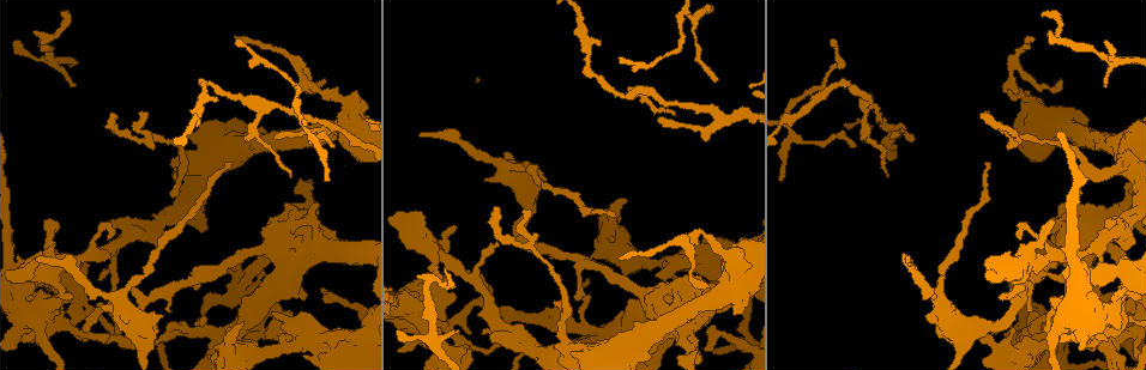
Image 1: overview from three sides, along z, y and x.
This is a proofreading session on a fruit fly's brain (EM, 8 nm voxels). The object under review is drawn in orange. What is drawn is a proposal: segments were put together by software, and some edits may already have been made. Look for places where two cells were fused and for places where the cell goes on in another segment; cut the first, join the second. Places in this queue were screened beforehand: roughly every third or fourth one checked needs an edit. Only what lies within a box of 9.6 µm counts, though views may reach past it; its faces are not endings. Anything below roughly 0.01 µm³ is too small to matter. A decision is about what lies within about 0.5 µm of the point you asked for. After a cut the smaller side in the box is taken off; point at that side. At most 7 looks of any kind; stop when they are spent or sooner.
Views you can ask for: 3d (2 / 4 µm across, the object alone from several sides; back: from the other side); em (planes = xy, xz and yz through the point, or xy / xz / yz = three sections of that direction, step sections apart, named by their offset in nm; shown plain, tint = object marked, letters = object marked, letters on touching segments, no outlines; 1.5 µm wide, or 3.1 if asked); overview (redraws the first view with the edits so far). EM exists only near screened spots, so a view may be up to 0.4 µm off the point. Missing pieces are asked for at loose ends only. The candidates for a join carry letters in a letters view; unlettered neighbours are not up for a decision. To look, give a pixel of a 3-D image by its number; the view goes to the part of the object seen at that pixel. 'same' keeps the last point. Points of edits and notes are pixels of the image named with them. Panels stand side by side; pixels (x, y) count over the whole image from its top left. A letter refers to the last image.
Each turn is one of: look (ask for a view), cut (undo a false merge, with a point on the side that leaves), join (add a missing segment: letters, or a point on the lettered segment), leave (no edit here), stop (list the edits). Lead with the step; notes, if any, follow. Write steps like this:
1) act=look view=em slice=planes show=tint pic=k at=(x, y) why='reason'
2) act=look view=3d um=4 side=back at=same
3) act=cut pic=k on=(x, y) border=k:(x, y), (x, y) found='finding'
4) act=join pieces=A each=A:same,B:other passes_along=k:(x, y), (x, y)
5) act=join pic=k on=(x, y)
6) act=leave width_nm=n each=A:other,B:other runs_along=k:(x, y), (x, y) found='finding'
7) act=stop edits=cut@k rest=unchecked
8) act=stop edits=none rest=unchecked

act=look view=em slice=planes show=letters pic=1 at=(1029, 311) why='free end'

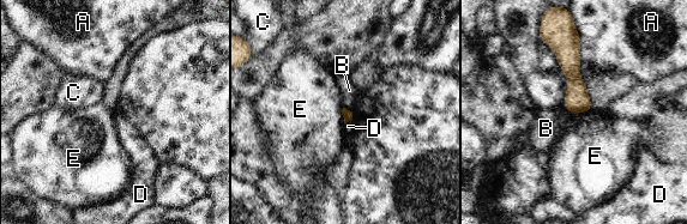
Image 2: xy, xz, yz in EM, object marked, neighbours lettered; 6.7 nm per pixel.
act=leave each=A:other,B:other,C:other,D:other,E:other found='none of them fits'

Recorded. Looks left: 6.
act=look view=3d um=4 pic=1 at=(1092, 341) why='abrupt turn'

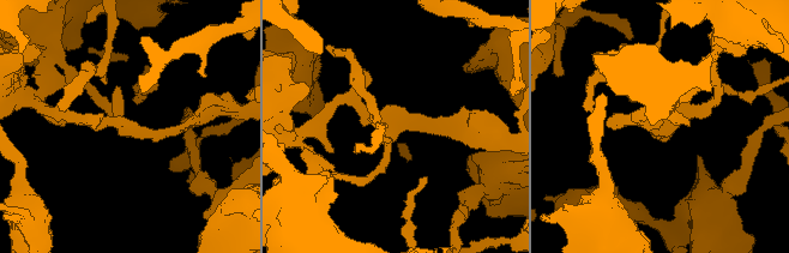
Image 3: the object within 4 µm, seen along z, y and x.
act=look view=em slice=xy step=4 show=plain pic=3 at=(125, 129) why='shape alone is not enough'

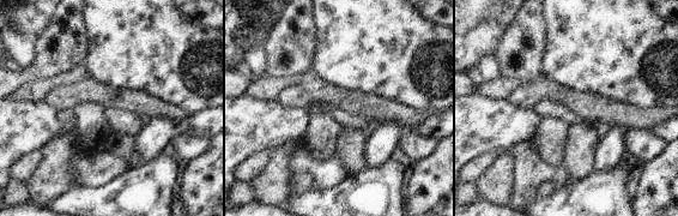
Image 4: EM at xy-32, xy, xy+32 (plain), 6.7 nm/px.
act=look view=em slice=xy step=4 show=letters at=same

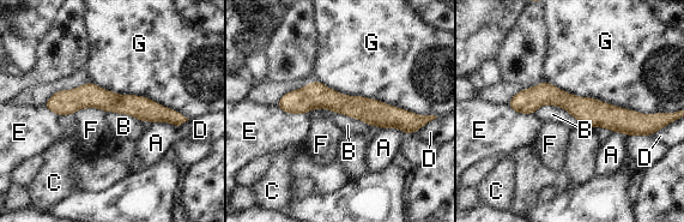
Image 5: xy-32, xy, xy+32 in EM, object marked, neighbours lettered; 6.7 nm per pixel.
act=leave width_nm=190 each=A:other,B:other,C:other,D:other,E:other,F:other,G:other runs_along=5:(515, 103), (560, 97), (615, 119), (653, 116) found='continuous, no second cell'

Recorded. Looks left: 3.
act=look view=3d um=4 side=back pic=1 at=(886, 175) why='tapers out'

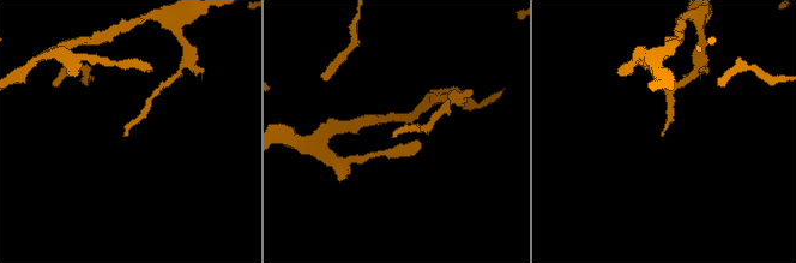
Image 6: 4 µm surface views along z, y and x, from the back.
act=look view=em slice=planes show=letters pic=6 at=(127, 135)

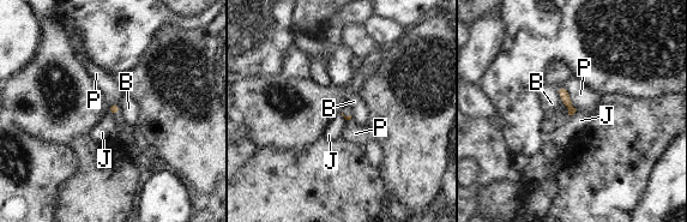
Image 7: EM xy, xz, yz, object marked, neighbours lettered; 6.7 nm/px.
act=leave each=B:other,J:other,P:other found='no lettered segment goes on from it'

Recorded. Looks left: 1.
act=stop edits=none rest=unchecked

